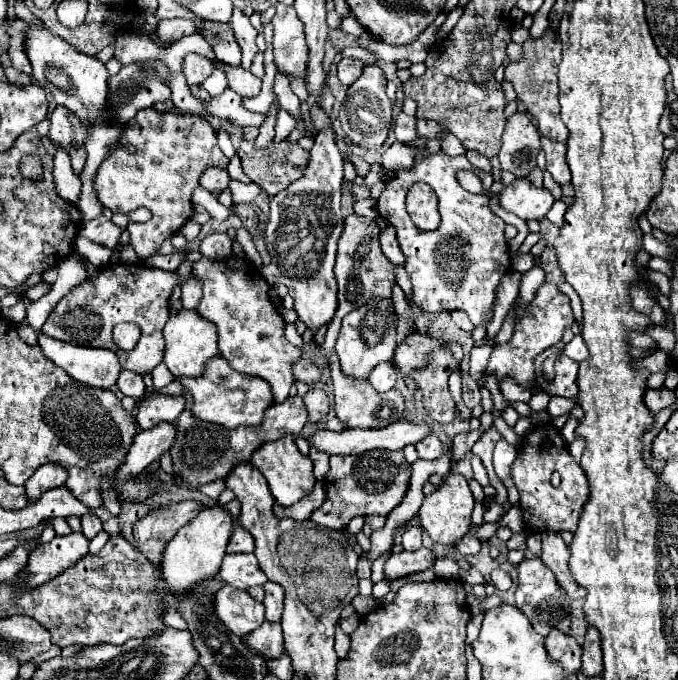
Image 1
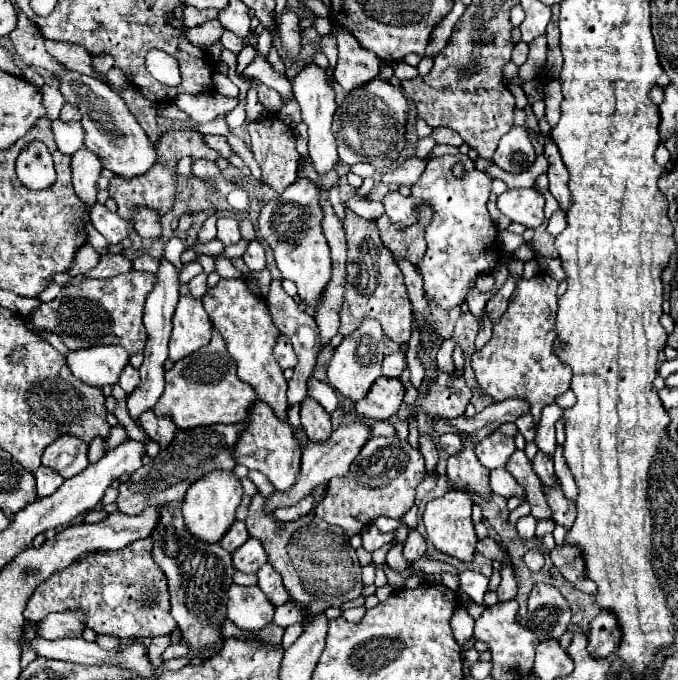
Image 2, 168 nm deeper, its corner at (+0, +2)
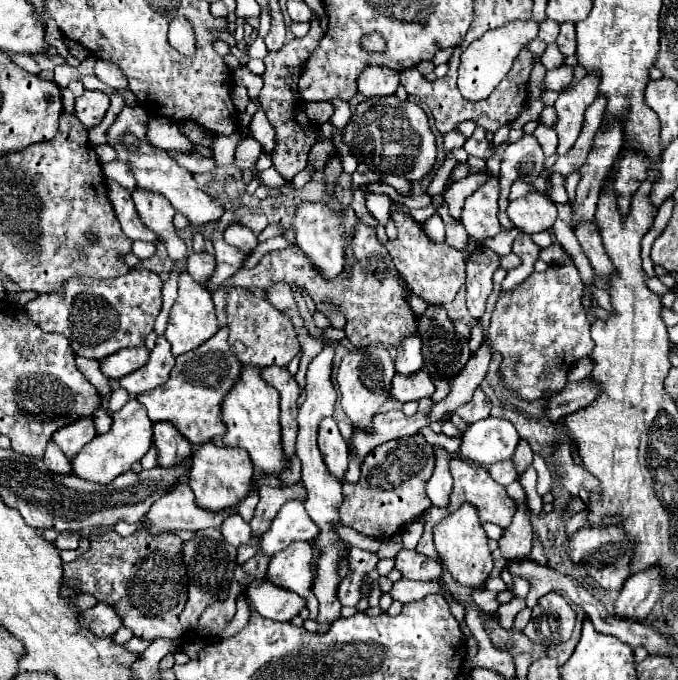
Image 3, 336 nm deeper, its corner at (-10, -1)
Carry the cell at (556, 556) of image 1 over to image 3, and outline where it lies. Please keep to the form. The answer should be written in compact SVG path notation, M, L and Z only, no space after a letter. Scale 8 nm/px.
M588 527L578 529L570 541L570 555L574 561L584 563L590 577L606 591L620 591L630 577L630 559L634 559L634 547L626 543L626 537L618 527Z

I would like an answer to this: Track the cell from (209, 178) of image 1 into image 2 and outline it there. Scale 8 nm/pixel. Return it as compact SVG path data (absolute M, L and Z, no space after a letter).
M194 160L192 172L200 180L214 180L220 174L220 168L210 160Z

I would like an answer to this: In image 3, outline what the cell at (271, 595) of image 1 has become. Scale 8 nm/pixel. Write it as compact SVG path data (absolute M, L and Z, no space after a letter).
M308 541L290 543L290 547L278 551L278 555L272 555L268 565L268 579L274 585L286 587L298 595L302 595L308 603L310 619L318 617L318 601L312 593L312 545Z

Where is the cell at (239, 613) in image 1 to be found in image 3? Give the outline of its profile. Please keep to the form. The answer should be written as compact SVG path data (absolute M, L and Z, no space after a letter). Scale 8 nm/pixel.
M254 579L246 589L250 607L272 621L292 621L306 601L298 593L270 583L268 579Z

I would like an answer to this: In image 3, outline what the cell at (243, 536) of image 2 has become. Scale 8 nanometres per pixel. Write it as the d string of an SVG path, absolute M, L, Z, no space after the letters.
M232 513L230 517L226 517L220 529L222 529L224 539L226 539L232 547L244 545L244 543L248 543L248 541L252 539L252 529L250 529L250 525L248 525L238 513Z

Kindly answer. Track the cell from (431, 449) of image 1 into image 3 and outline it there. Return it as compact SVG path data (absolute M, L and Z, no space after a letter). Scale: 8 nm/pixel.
M486 417L470 425L462 437L460 451L476 463L492 465L504 459L512 459L520 437L508 419Z

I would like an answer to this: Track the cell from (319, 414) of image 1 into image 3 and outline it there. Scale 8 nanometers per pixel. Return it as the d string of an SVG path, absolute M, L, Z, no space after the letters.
M332 417L322 419L322 423L318 425L318 447L322 451L330 475L334 475L340 483L344 483L344 473L348 467L348 447Z

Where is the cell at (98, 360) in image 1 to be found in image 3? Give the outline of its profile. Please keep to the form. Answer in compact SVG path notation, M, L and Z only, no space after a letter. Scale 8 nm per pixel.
M130 347L122 349L116 355L110 355L100 361L100 369L108 379L120 379L136 369L140 369L150 357L150 351L146 347Z

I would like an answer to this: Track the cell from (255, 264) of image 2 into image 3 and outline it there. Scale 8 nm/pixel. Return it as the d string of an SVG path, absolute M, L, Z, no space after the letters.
M358 223L352 245L354 245L354 267L350 267L352 277L348 281L342 279L342 275L338 275L338 279L322 281L322 275L318 275L318 271L310 267L310 259L306 259L306 255L302 255L302 251L298 251L296 247L288 247L264 255L260 263L252 269L240 269L234 277L226 279L222 287L242 285L242 287L258 287L264 291L272 283L284 281L290 287L306 291L312 297L312 301L324 299L330 303L338 303L338 307L342 307L348 319L348 327L344 329L346 337L354 347L368 347L376 343L398 347L398 343L402 343L408 335L414 333L418 321L406 301L404 289L396 279L396 267L390 259L390 253L386 251L384 245L380 245L376 231L372 227L366 227L364 223Z

